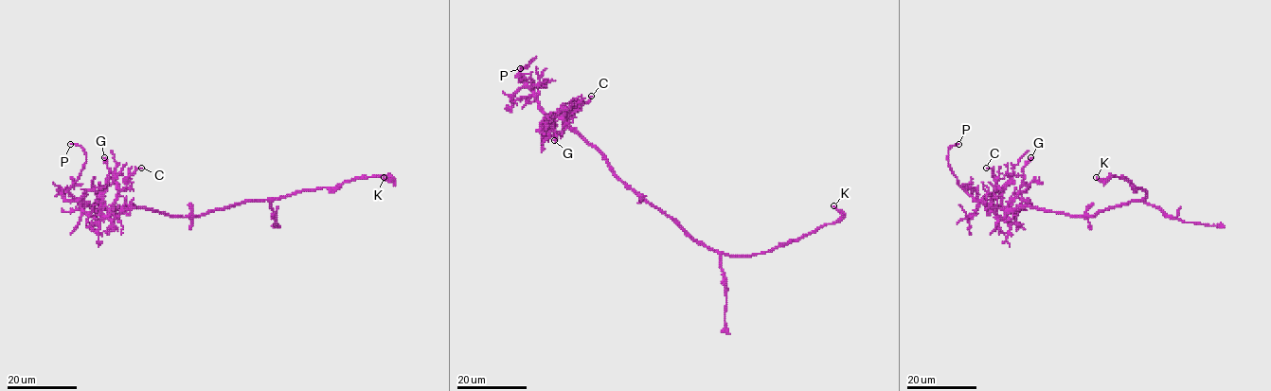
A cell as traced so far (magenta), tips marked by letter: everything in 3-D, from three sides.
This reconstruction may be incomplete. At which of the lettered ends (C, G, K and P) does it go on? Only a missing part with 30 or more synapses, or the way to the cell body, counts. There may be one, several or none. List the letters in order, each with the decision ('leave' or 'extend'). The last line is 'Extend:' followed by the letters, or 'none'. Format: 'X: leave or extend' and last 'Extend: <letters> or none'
C: leave
G: leave
K: leave
P: extend
Extend: P

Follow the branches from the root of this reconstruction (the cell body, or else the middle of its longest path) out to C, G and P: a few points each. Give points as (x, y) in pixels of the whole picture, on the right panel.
C: (1088, 216), (1070, 217), (1029, 206), (1005, 208), (993, 168), (986, 168)
G: (1088, 216), (1070, 217), (1029, 206), (1018, 206), (1006, 216), (1006, 207), (1022, 185), (1022, 168), (1030, 157)
P: (1088, 216), (1029, 206), (1018, 206), (1006, 216), (994, 205), (979, 204), (949, 167), (948, 151), (958, 144)

